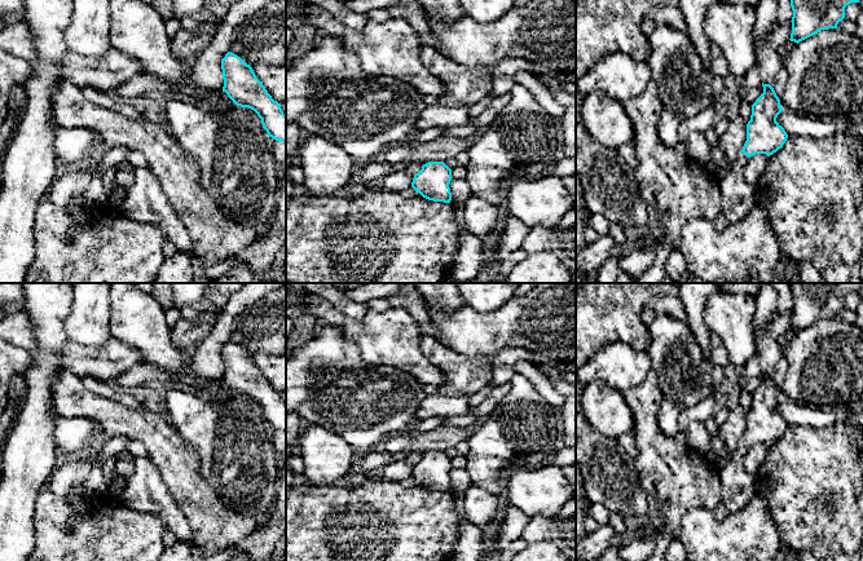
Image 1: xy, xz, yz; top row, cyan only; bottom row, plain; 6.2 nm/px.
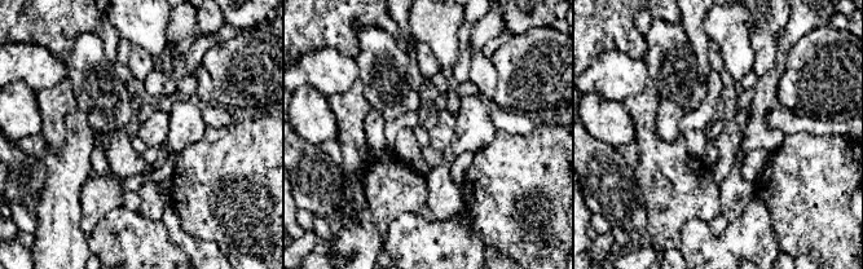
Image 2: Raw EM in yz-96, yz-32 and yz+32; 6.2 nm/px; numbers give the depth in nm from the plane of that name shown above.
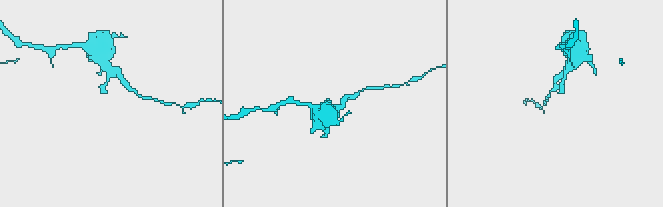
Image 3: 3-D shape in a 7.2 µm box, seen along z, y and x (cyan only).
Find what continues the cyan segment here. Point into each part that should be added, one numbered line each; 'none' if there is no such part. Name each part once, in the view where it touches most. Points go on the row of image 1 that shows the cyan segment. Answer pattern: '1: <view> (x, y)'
1: yz (738, 197)

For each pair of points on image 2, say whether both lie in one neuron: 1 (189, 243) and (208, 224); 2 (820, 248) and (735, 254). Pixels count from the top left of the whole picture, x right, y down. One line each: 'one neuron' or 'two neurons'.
1: two neurons
2: two neurons

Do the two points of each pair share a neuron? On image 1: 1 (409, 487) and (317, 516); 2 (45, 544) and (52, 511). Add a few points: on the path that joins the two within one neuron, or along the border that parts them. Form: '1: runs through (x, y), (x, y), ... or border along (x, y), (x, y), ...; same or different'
1: runs through (386, 511), (381, 516), (340, 516); same
2: runs through (51, 537), (52, 518); same

